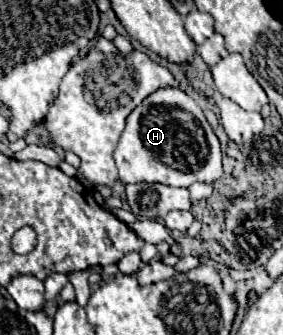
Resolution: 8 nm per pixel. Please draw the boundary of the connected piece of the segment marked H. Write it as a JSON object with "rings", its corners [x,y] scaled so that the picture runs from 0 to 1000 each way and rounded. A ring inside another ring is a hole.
{"rings":[[[608,260],[558,266],[459,337],[403,475],[438,552],[580,546],[601,558],[671,558],[693,540],[756,546],[792,516],[777,421],[707,313],[643,266]]]}

